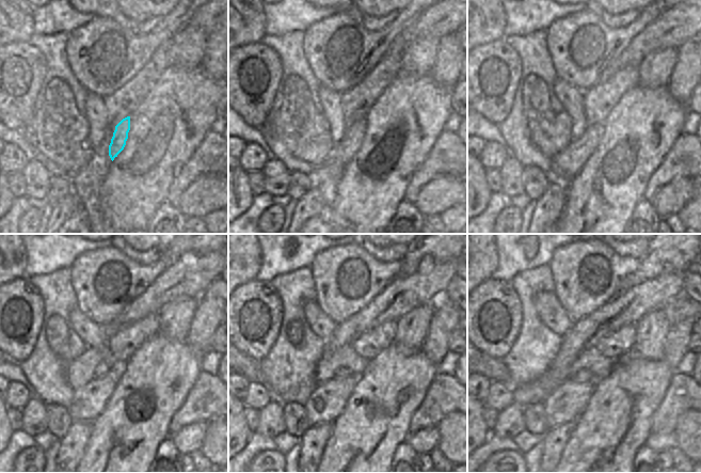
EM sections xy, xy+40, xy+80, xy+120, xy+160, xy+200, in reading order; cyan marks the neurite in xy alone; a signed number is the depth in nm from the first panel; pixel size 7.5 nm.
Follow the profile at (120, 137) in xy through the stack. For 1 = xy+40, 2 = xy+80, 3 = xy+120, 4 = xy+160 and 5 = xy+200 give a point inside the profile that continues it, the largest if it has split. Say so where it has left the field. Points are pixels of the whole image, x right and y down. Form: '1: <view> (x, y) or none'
1: xy+40 (341, 153)
2: xy+80 (564, 166)
3: xy+120 (89, 401)
4: xy+160 (328, 400)
5: xy+200 (566, 403)

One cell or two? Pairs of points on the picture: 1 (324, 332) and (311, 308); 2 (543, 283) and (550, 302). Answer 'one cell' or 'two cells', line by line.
1: one cell
2: two cells

